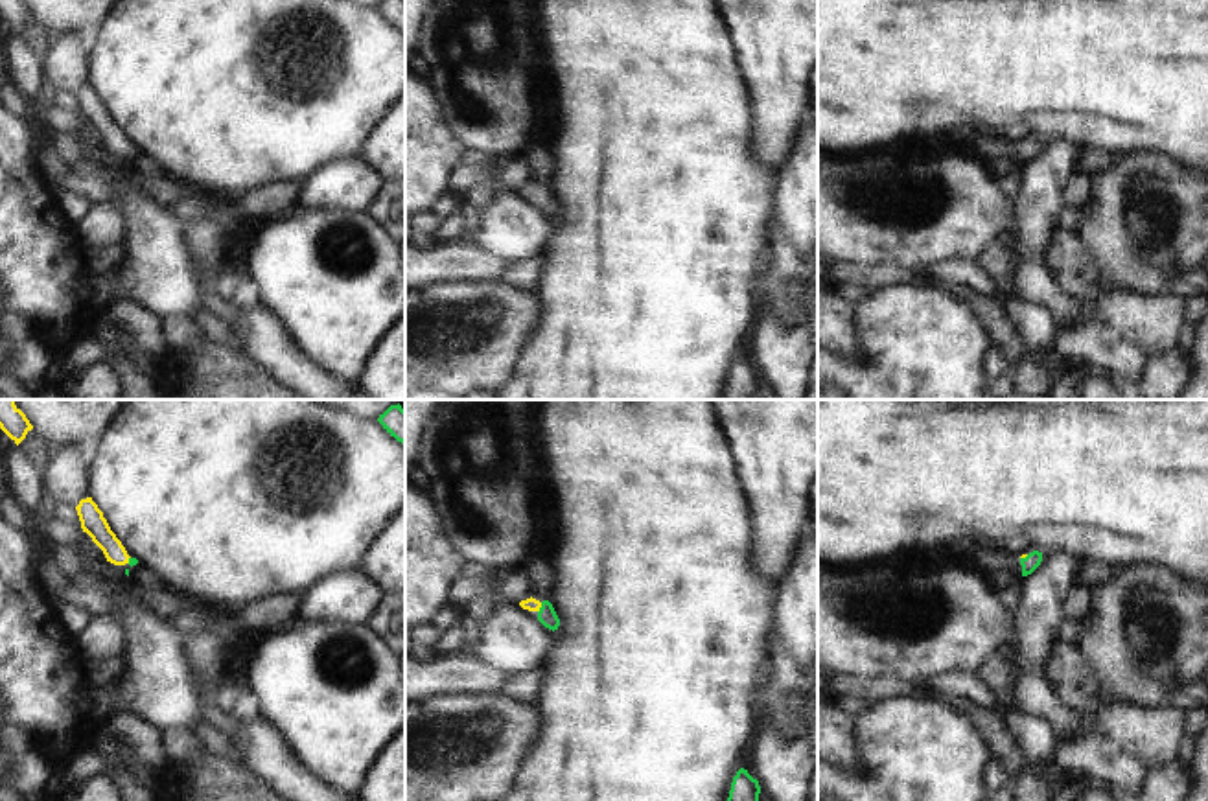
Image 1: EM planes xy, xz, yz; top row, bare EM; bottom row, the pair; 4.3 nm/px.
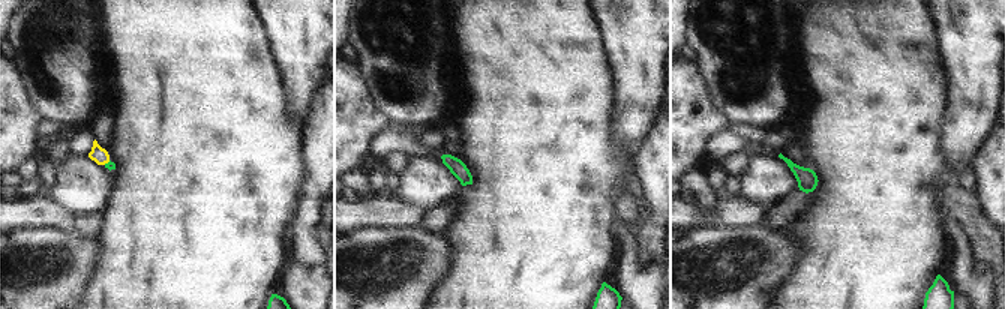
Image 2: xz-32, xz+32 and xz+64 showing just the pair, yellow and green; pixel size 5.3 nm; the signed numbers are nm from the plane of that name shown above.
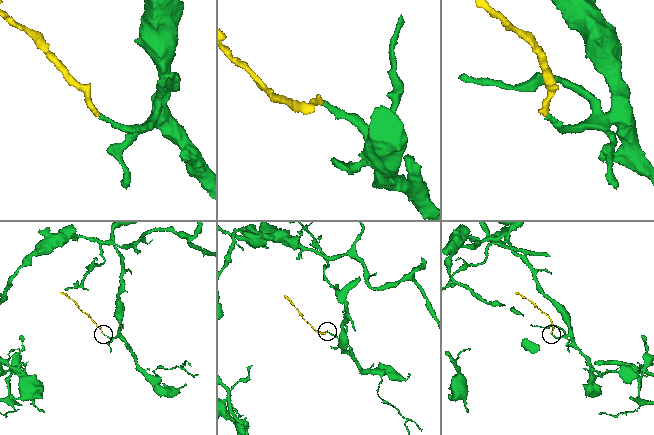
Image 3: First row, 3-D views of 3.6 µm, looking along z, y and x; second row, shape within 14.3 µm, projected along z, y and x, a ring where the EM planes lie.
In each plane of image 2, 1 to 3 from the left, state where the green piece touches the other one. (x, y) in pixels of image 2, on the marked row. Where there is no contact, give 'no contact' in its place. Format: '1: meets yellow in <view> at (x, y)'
1: meets yellow in xz-32 at (107, 162)
2: no contact
3: no contact

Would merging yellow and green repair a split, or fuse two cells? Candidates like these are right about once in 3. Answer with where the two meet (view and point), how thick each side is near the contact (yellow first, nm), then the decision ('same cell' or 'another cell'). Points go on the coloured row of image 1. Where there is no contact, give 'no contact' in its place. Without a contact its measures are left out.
contact xz (540, 606); calibres 60 and 80 nm; same cell

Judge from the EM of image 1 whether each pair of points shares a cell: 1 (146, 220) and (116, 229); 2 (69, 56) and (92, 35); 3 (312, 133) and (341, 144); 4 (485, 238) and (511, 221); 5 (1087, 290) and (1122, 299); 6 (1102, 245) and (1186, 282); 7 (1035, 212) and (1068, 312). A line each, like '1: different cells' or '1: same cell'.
1: different cells
2: same cell
3: same cell
4: same cell
5: different cells
6: different cells
7: same cell

